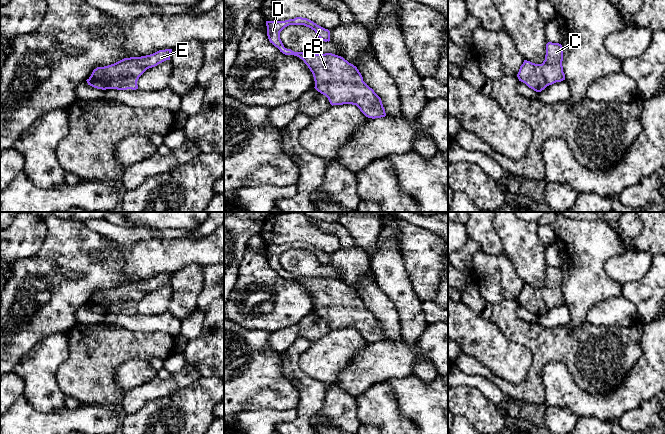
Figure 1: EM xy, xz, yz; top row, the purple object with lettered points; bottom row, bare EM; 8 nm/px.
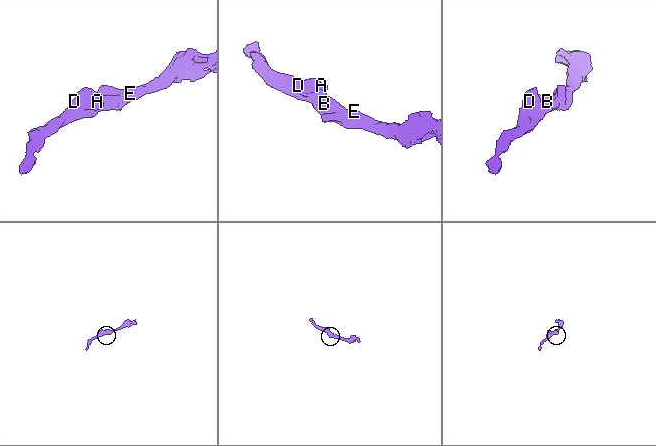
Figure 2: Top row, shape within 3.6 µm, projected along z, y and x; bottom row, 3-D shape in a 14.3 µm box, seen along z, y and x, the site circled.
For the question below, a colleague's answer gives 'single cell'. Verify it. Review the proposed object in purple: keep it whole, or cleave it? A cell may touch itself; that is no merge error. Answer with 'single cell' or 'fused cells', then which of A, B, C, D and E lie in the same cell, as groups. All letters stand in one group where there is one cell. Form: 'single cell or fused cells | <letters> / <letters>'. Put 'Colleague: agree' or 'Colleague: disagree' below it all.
single cell | A B C D E
Colleague: agree

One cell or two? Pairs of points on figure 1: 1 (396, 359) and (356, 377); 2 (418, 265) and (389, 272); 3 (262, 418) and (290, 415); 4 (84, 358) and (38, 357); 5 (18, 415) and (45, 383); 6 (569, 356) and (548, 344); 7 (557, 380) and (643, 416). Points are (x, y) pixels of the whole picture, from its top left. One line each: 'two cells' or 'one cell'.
1: one cell
2: two cells
3: one cell
4: two cells
5: two cells
6: one cell
7: two cells

